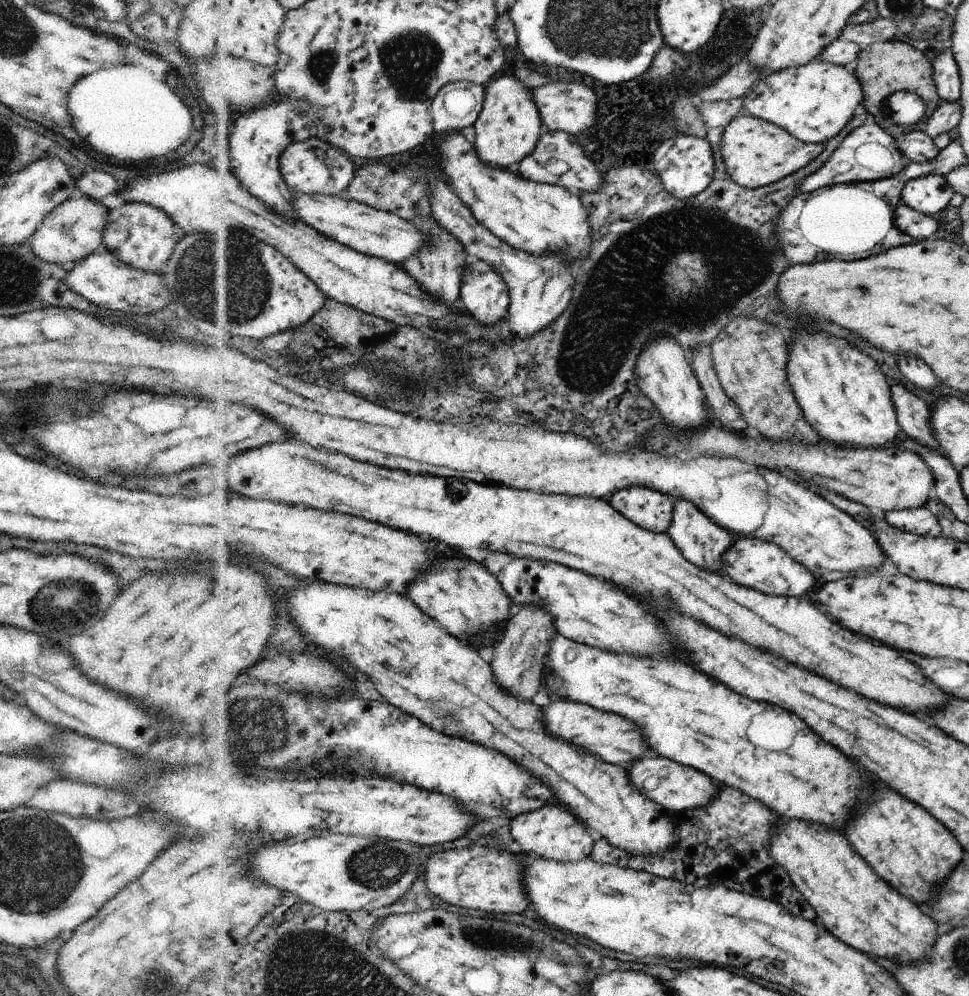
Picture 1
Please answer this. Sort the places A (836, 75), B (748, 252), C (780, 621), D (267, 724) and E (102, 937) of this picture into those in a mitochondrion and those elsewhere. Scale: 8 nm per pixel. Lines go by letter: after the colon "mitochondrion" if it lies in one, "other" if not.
A: other
B: mitochondrion
C: other
D: mitochondrion
E: other

